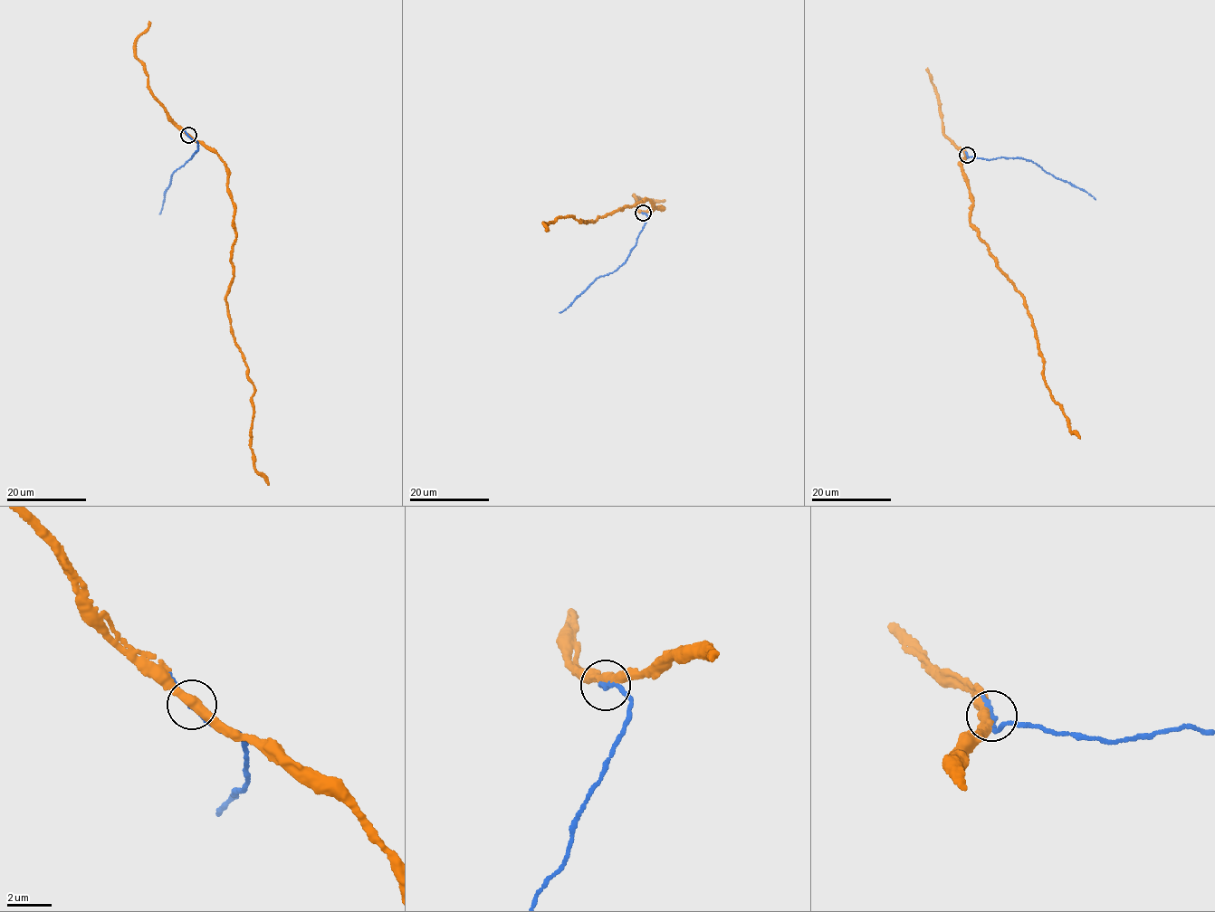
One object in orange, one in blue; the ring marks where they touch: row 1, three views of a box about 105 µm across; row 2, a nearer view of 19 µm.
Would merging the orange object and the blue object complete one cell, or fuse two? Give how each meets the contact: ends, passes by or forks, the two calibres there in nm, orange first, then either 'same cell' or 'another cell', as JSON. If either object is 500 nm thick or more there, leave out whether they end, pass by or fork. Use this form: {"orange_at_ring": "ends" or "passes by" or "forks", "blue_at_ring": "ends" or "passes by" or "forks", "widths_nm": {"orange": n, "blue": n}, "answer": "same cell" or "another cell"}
{"orange_at_ring": "passes by", "blue_at_ring": "passes by", "widths_nm": {"orange": 380, "blue": 220}, "answer": "same cell"}

